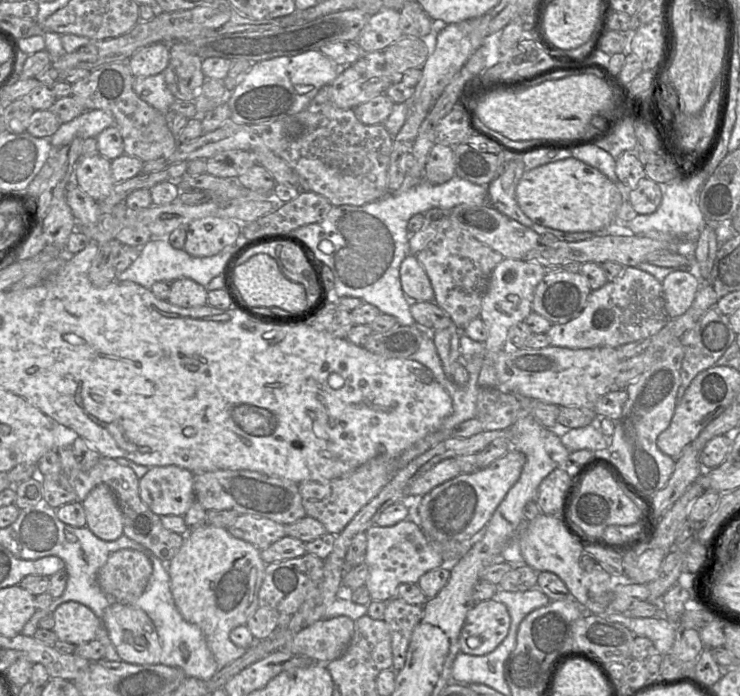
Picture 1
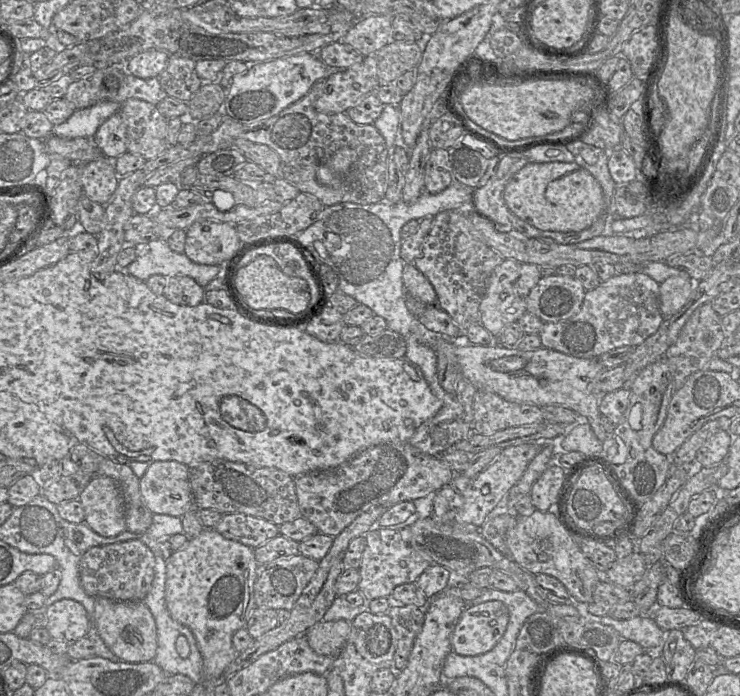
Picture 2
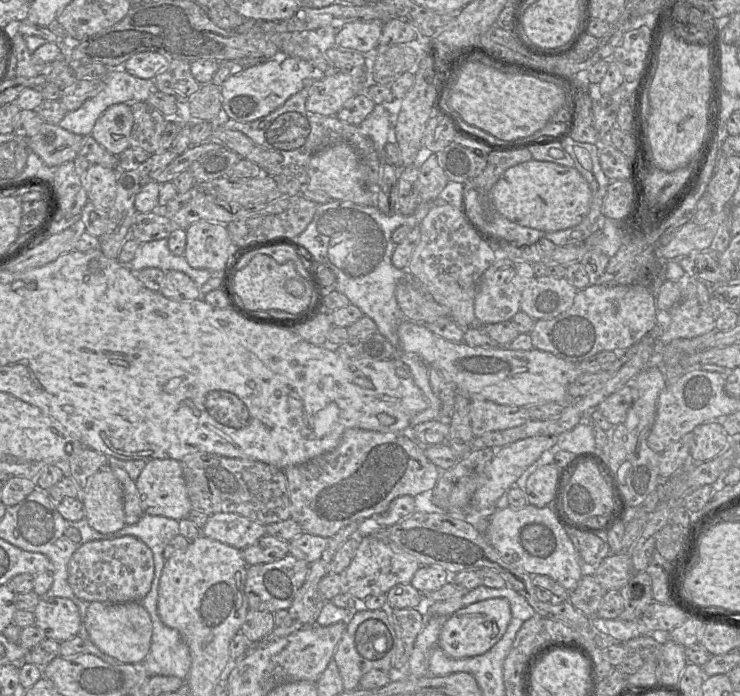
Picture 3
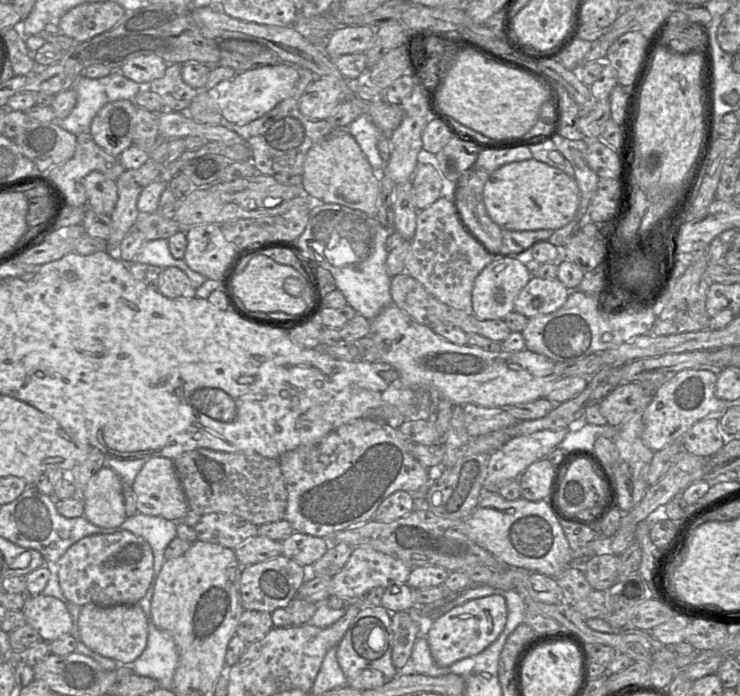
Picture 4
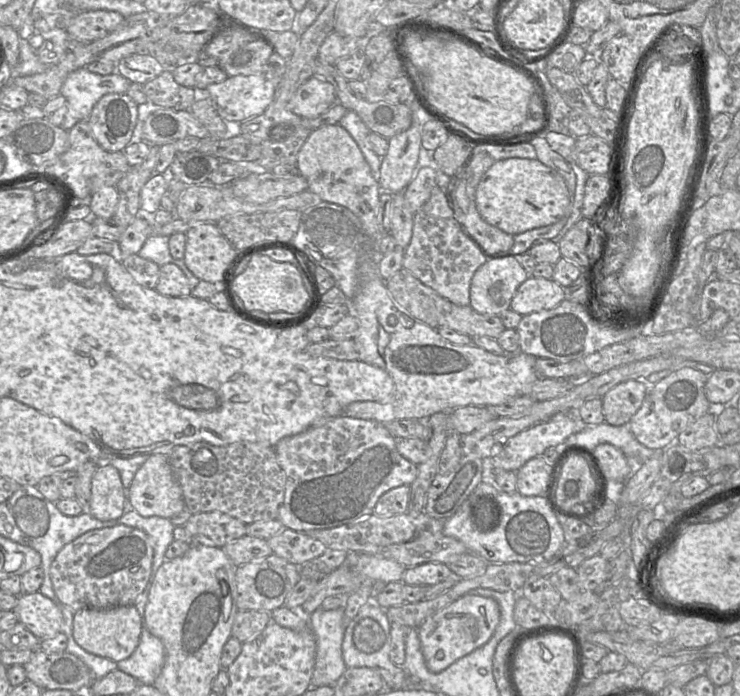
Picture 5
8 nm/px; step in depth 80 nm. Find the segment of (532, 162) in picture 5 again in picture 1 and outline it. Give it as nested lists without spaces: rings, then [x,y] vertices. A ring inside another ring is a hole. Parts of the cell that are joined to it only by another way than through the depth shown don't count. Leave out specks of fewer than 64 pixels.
[[[574,157],[525,171],[515,196],[520,209],[534,223],[569,233],[595,232],[607,227],[622,203],[622,195],[612,181]]]

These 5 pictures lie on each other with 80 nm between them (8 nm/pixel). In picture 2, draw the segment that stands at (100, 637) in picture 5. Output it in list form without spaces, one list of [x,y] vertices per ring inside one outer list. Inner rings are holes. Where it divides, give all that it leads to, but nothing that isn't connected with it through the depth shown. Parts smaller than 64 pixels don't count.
[[[95,598],[94,618],[97,631],[105,645],[123,662],[153,661],[157,651],[157,627],[143,601],[117,601]]]

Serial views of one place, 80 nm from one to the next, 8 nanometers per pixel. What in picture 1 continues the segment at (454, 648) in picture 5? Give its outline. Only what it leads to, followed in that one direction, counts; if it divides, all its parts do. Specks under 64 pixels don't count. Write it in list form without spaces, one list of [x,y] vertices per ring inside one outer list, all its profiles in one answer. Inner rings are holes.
[[[493,599],[476,602],[460,632],[460,651],[478,656],[492,652],[506,638],[510,624],[505,604]]]

